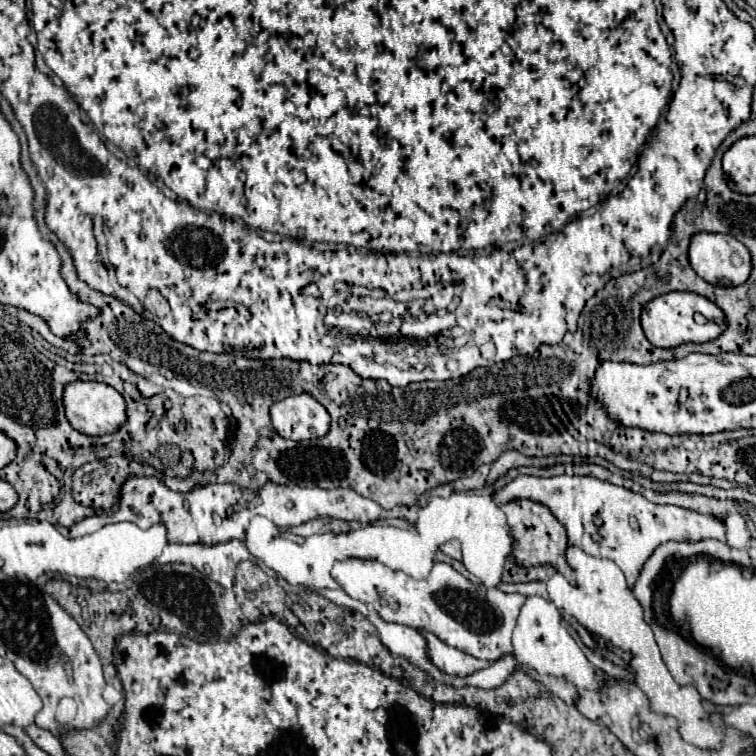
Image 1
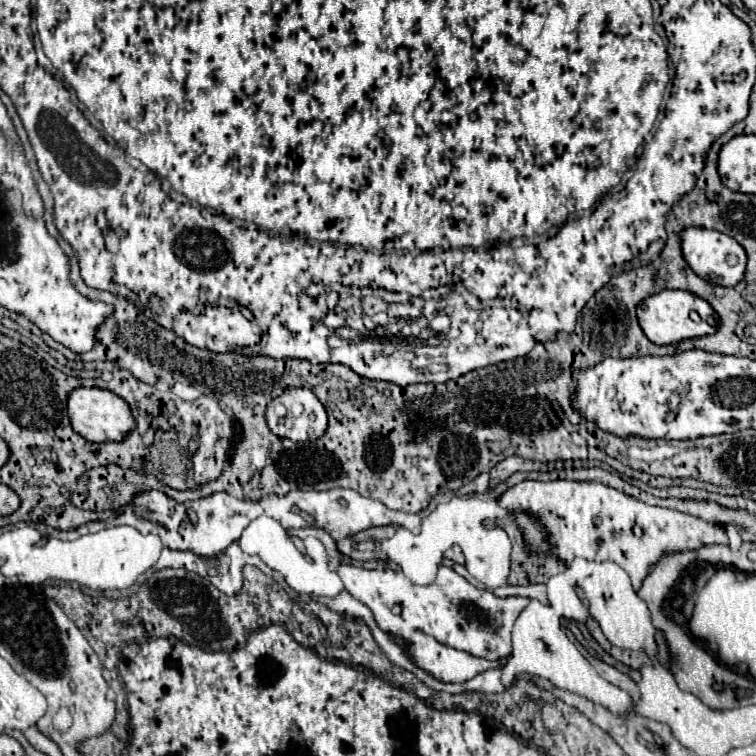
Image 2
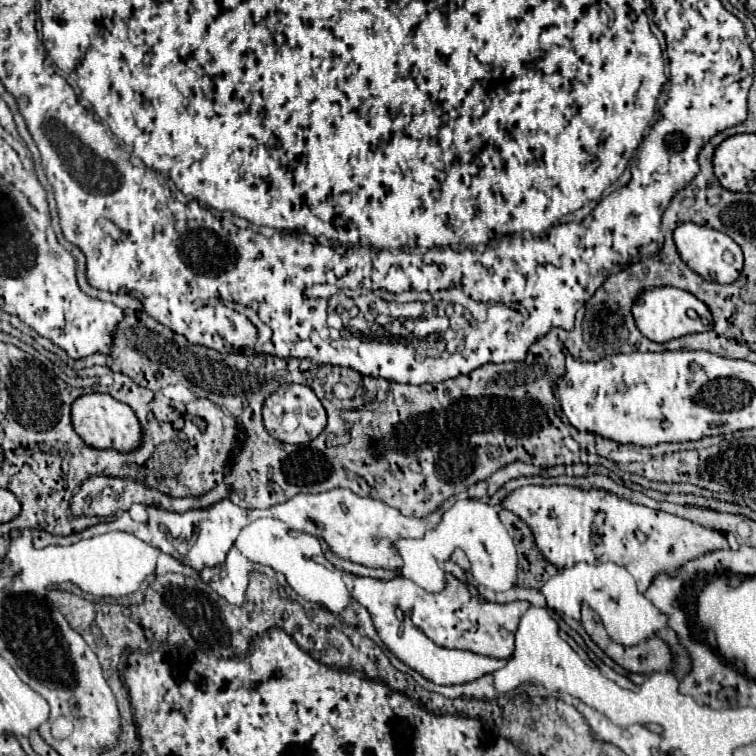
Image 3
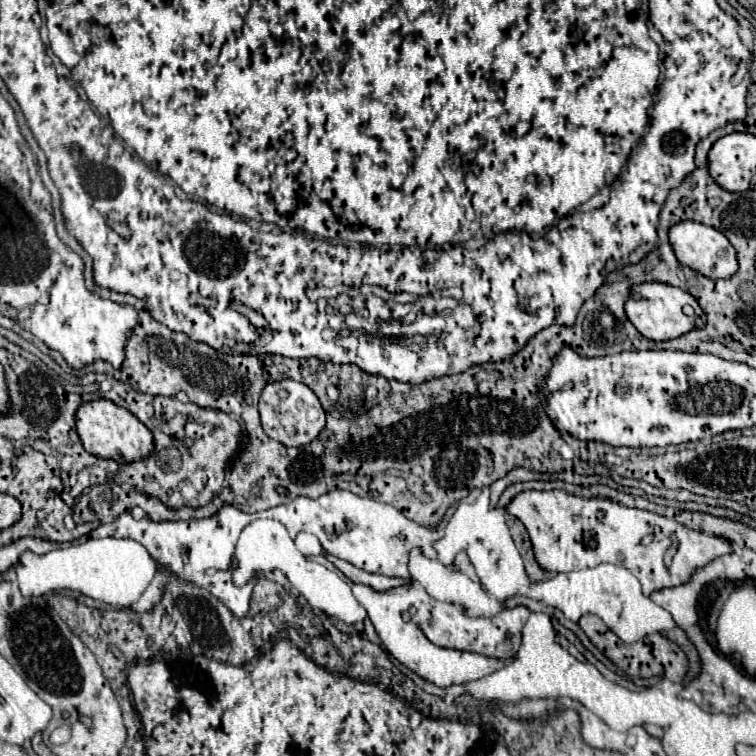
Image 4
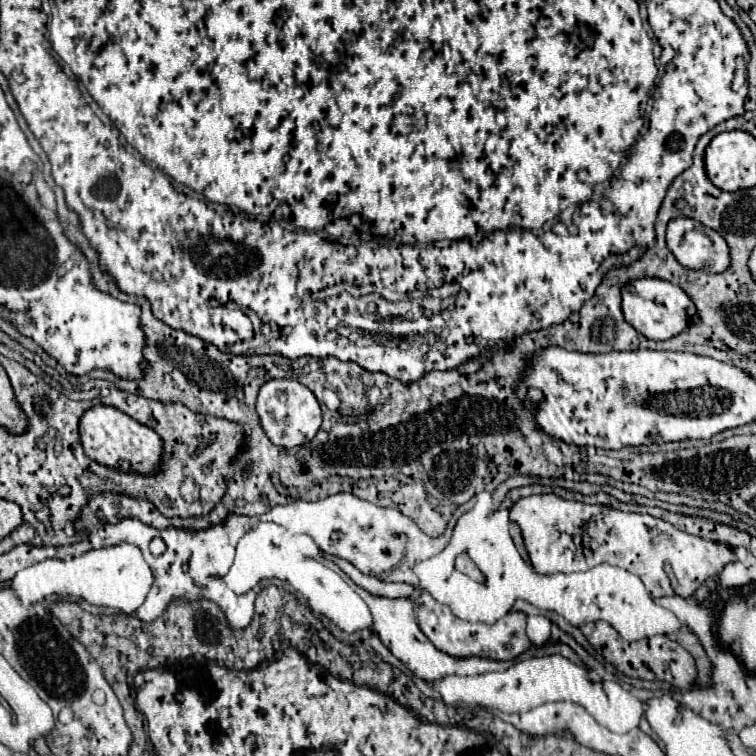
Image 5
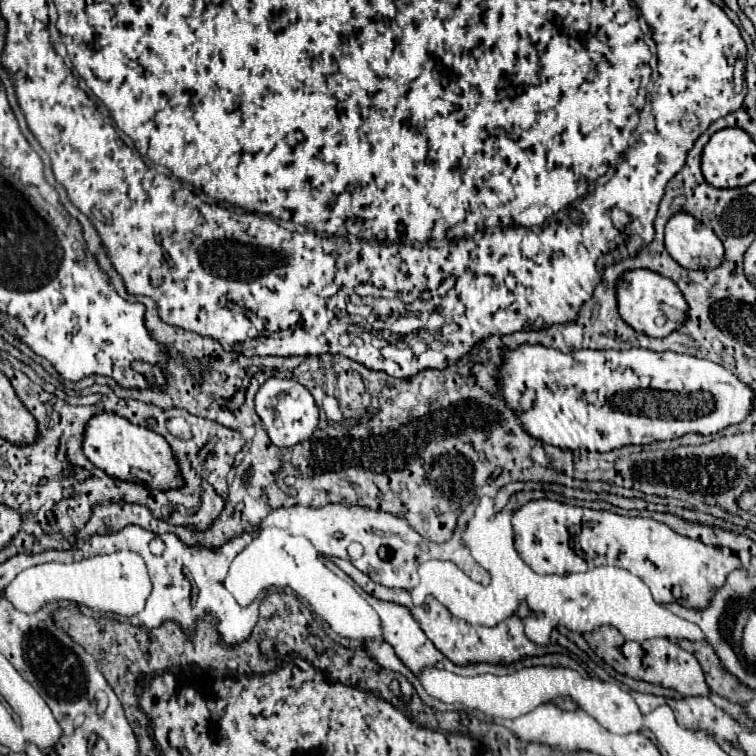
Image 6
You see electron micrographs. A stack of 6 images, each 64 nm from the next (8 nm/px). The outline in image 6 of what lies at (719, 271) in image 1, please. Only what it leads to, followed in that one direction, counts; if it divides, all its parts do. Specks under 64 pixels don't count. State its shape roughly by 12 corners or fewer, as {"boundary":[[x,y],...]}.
{"boundary":[[686,212],[666,224],[666,250],[684,268],[724,262],[716,232]]}

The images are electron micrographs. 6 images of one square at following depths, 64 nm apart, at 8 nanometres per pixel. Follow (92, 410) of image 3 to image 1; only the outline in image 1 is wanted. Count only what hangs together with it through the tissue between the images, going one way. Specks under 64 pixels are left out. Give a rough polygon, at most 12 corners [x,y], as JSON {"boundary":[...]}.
{"boundary":[[104,382],[64,386],[72,428],[100,436],[126,420],[120,392]]}

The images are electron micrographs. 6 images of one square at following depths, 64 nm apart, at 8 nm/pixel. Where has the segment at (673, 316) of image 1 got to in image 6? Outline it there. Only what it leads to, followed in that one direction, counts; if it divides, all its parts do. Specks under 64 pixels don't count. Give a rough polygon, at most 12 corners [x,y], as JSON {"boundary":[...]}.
{"boundary":[[632,270],[618,280],[620,316],[636,332],[664,338],[682,326],[662,304],[688,314],[670,278]]}

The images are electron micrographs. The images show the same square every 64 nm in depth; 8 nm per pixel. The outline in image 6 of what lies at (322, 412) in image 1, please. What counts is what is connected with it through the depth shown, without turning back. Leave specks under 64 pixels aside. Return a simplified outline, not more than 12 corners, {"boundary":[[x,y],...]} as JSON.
{"boundary":[[288,378],[266,380],[256,412],[274,446],[318,428],[312,394]]}

